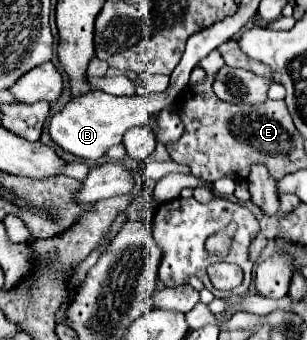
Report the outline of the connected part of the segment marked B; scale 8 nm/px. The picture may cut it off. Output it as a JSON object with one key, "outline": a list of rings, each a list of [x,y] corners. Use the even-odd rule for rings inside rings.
{"outline":[[[91,90],[83,96],[73,98],[61,112],[57,112],[51,118],[49,134],[65,152],[97,162],[99,158],[105,156],[109,146],[121,142],[123,134],[129,128],[147,124],[153,112],[159,112],[167,106],[171,106],[171,98],[163,94],[151,94],[147,98],[141,98],[137,94],[135,96],[113,96],[101,90]]]}

